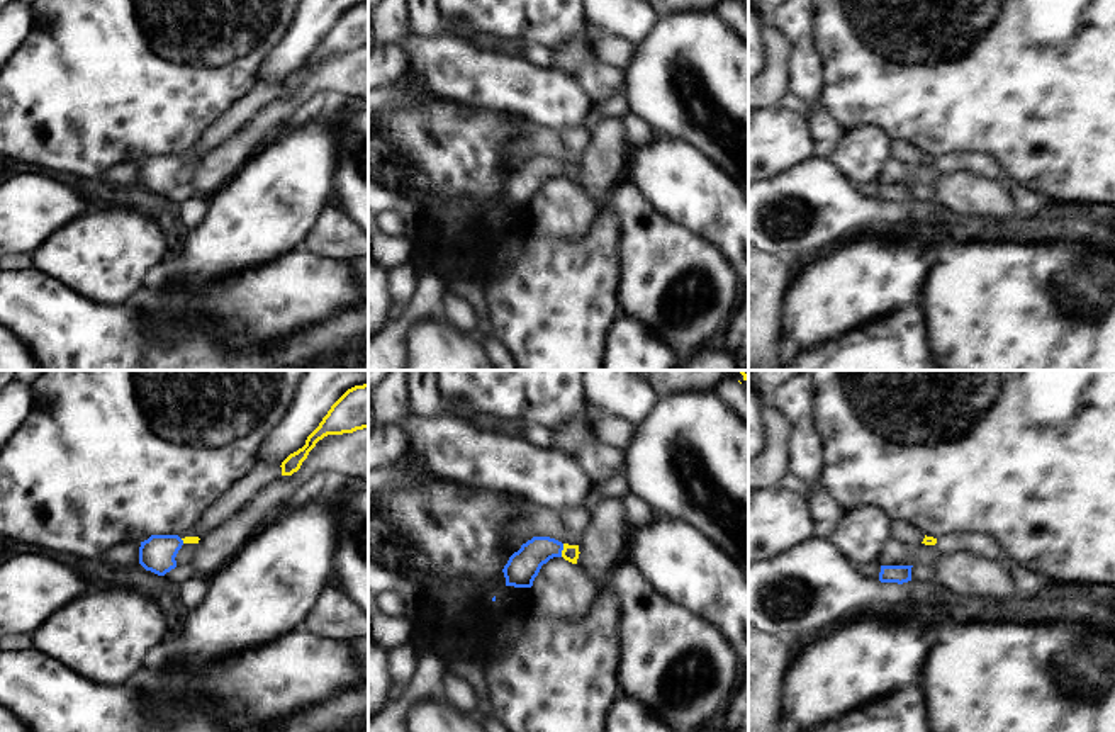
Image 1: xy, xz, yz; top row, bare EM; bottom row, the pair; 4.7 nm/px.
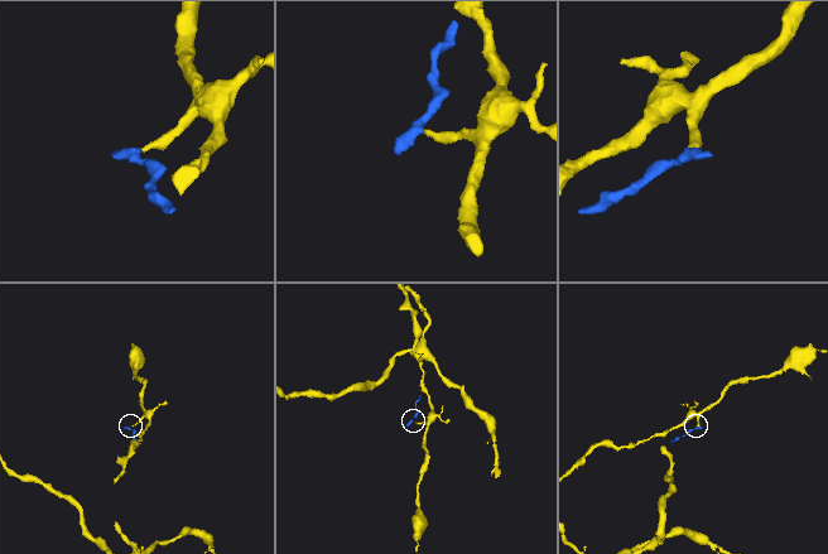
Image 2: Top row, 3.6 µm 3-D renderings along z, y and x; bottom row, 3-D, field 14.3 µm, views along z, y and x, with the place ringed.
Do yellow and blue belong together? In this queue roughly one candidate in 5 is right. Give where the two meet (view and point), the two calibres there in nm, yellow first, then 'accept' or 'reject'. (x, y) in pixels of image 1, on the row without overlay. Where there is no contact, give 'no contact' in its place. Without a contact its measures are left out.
meets yellow in xz at (562, 170); 80 nm thick on the yellow side, 160 nm on the other; accept

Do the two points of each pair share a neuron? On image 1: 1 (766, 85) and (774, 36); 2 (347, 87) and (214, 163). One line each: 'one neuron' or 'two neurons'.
1: one neuron
2: one neuron

